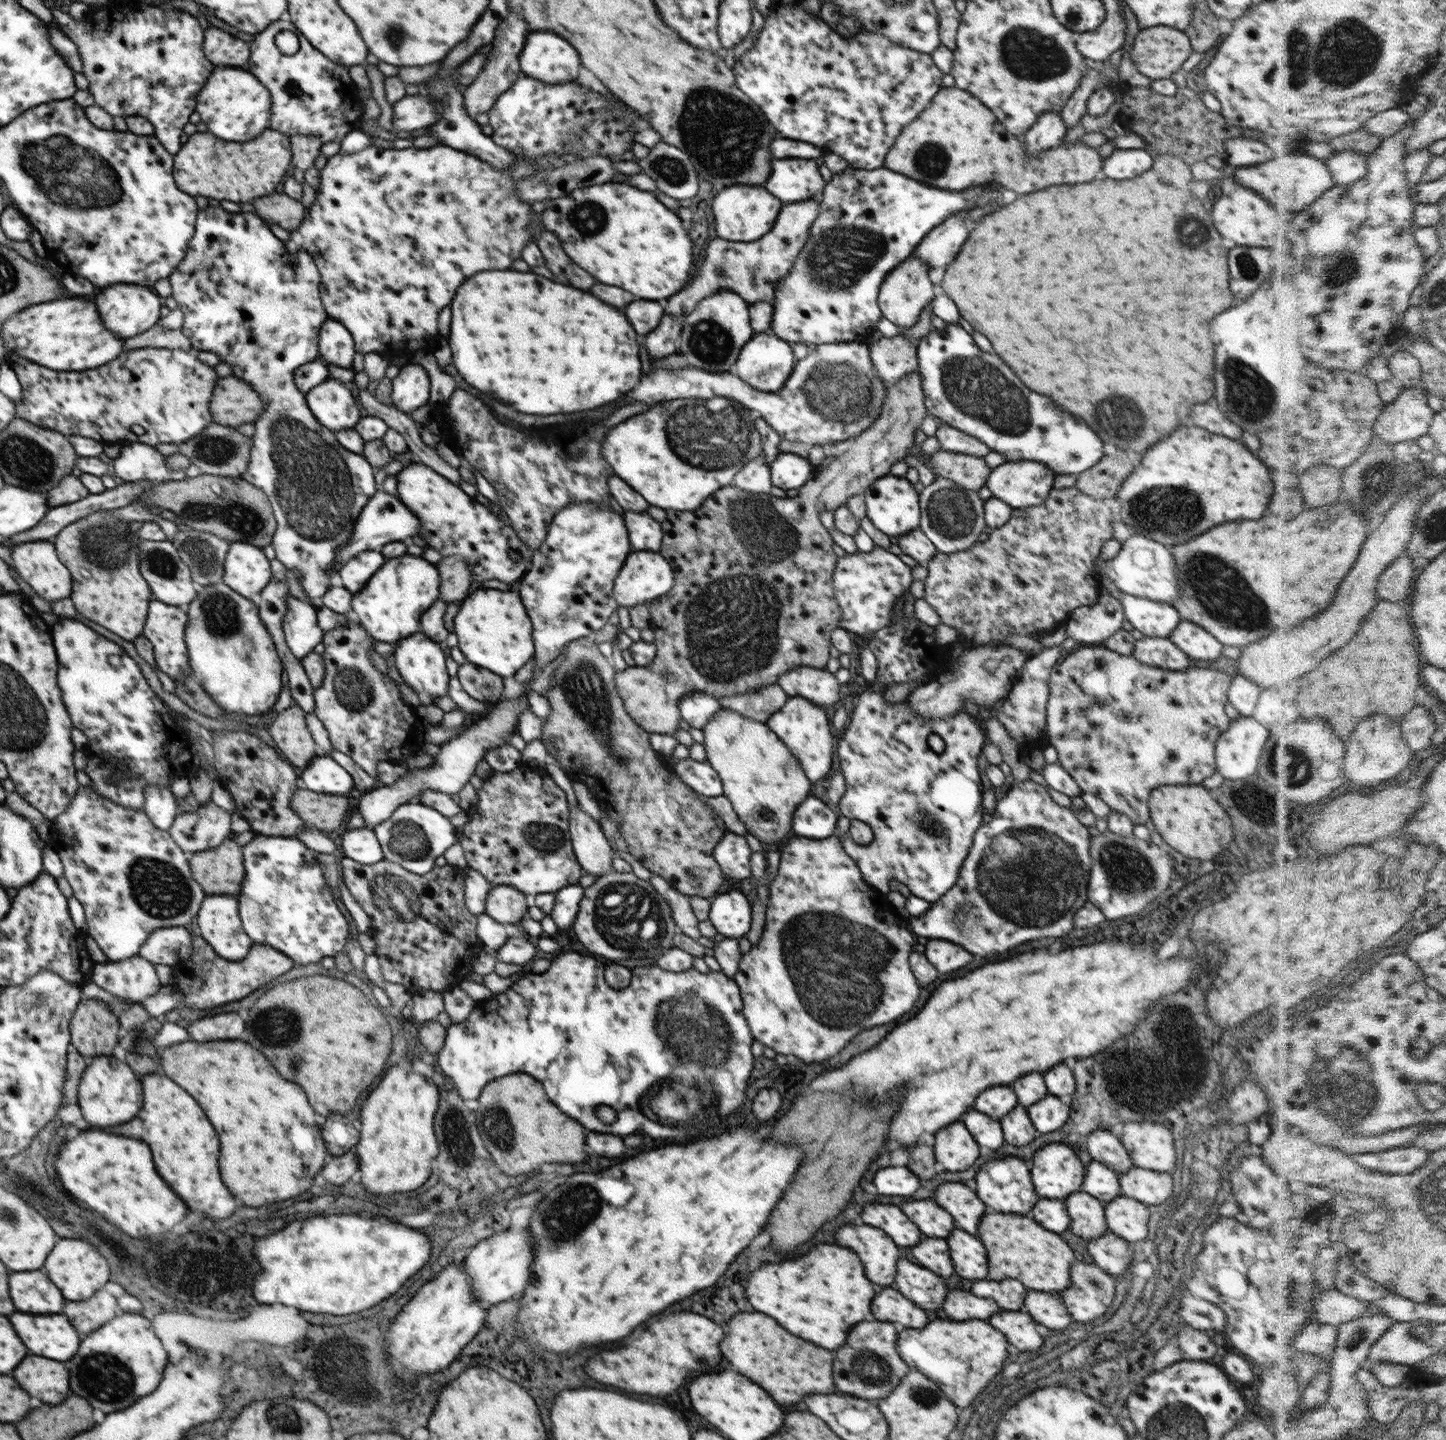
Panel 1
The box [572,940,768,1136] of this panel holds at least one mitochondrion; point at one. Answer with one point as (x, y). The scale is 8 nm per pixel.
(696, 1026)

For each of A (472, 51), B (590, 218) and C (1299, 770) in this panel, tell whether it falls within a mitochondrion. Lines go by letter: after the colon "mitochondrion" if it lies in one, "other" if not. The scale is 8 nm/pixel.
A: other
B: mitochondrion
C: mitochondrion

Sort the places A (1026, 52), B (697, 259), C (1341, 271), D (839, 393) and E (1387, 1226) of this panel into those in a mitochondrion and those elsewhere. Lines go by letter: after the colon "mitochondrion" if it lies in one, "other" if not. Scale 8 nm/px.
A: mitochondrion
B: other
C: mitochondrion
D: mitochondrion
E: other

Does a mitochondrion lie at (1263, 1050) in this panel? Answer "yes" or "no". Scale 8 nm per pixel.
no

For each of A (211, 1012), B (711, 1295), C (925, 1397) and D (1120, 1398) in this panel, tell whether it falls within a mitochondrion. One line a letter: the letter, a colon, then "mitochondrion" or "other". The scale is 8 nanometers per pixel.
A: other
B: other
C: mitochondrion
D: other

